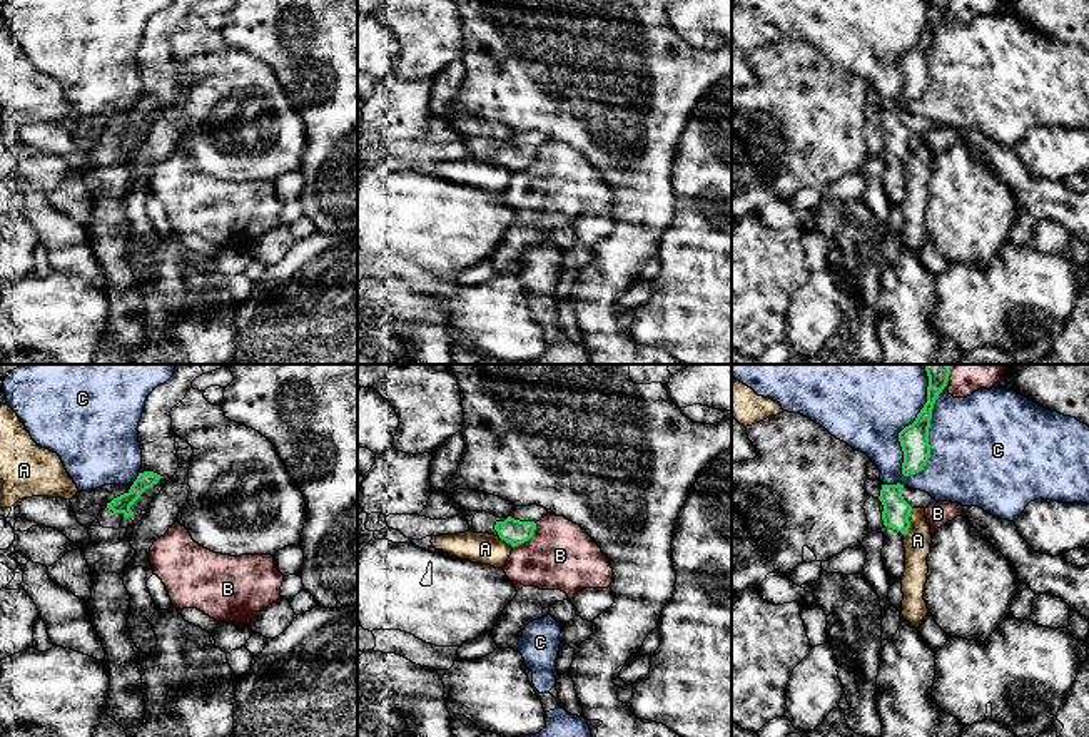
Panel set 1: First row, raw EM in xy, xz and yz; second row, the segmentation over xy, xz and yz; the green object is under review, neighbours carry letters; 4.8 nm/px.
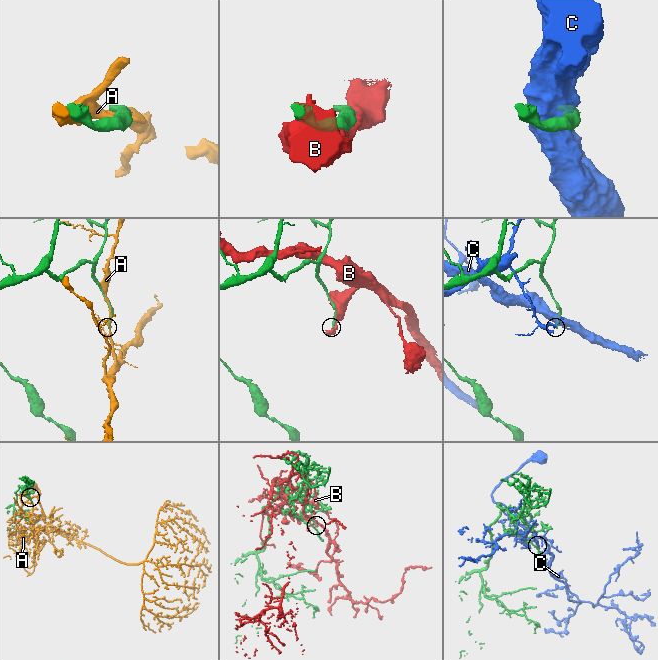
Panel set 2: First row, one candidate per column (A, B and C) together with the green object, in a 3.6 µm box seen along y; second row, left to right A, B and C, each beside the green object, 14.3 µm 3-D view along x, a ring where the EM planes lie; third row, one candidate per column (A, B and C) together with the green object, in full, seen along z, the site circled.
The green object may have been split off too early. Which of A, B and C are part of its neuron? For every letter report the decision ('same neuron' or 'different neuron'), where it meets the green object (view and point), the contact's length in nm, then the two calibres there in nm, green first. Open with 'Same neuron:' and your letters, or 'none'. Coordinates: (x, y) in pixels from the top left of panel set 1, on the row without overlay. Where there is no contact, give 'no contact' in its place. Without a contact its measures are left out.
Same neuron: none
A: different neuron; contact yz (909, 147); length 140 nm; calibres 130 and 130 nm
B: different neuron; contact xz (528, 164); length 170 nm; calibres 120 and 320 nm
C: different neuron; contact yz (909, 50); length 500 nm; calibres 140 and 360 nm

